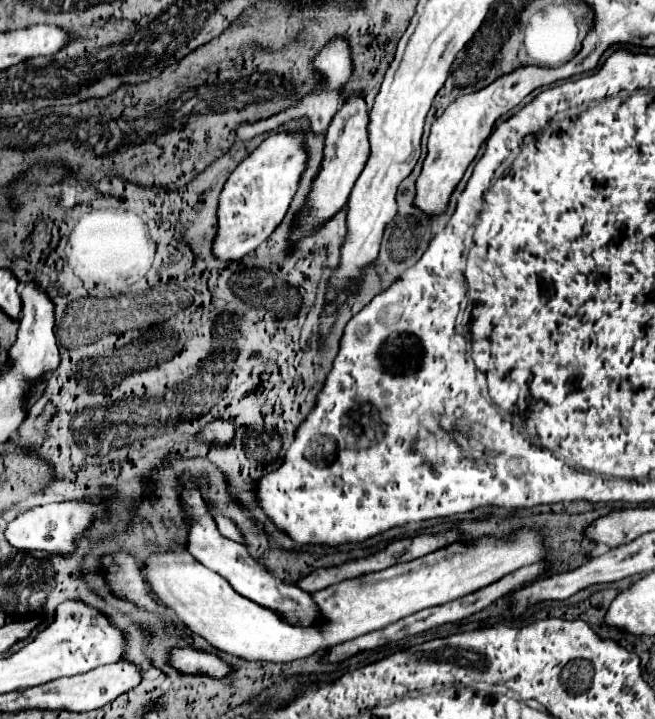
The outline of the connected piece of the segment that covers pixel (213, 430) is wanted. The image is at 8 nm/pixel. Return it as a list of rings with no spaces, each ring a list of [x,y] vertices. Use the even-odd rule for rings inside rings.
[[[213,421],[203,429],[203,437],[217,443],[227,443],[233,439],[233,423],[231,421]]]

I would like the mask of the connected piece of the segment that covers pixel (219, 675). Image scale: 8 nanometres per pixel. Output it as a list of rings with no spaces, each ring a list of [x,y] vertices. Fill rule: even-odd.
[[[173,647],[167,651],[167,663],[185,675],[201,675],[211,679],[225,679],[233,673],[233,667],[213,651],[195,647]]]

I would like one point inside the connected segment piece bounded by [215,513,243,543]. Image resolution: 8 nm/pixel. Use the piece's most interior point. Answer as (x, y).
(228, 529)

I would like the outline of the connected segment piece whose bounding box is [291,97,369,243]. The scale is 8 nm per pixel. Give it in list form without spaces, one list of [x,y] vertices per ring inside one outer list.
[[[349,97],[349,101],[343,105],[343,109],[333,117],[327,137],[325,137],[325,149],[323,149],[323,161],[321,169],[311,185],[311,191],[307,195],[307,201],[299,209],[299,213],[293,219],[291,227],[291,243],[297,243],[305,235],[313,233],[315,227],[325,225],[335,213],[343,209],[343,205],[349,199],[349,193],[355,185],[355,179],[359,177],[361,169],[365,167],[365,161],[369,157],[369,141],[367,141],[367,105],[361,97]]]

